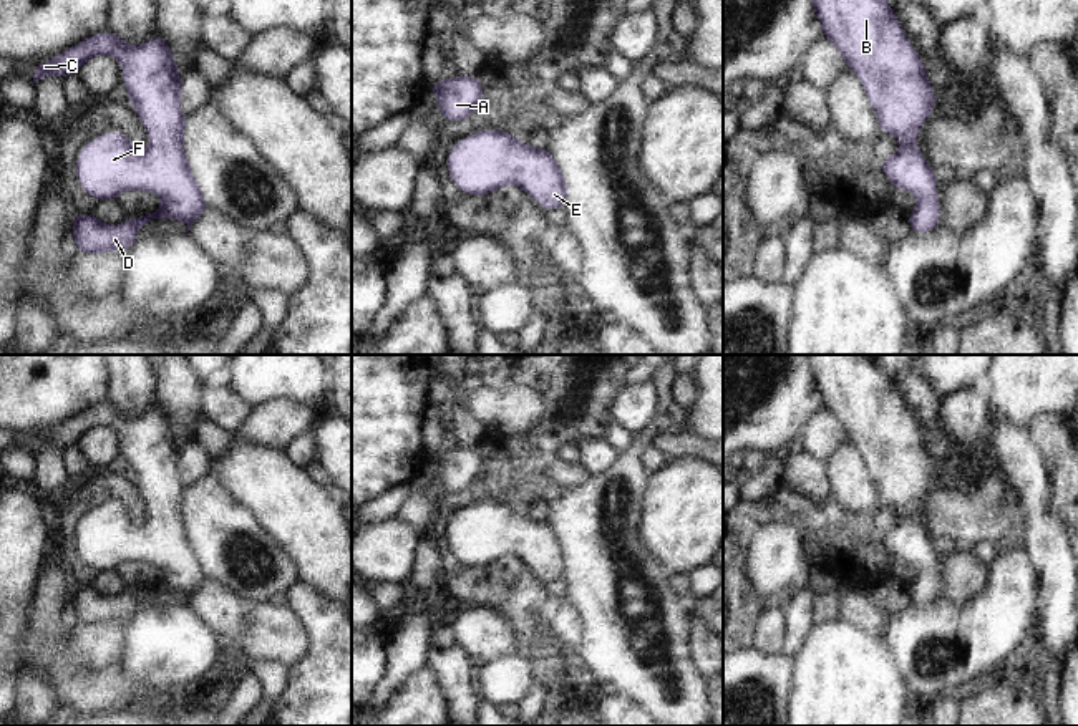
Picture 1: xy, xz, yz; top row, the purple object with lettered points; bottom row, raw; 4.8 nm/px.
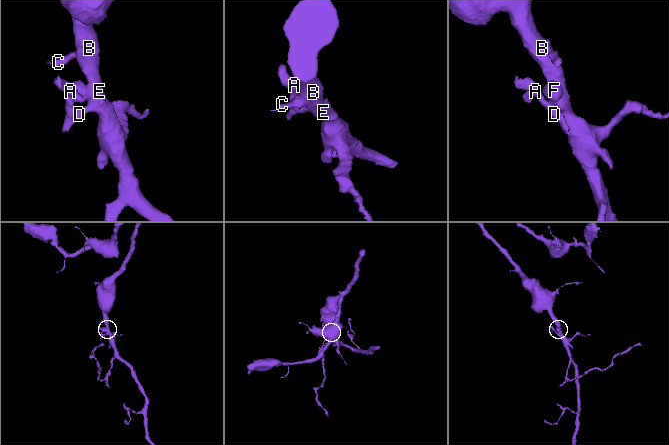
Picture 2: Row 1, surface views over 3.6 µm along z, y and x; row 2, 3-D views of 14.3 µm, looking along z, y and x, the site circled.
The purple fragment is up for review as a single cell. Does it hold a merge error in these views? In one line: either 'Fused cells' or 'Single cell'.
Single cell

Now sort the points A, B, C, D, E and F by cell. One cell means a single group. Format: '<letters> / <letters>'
A B C D E F

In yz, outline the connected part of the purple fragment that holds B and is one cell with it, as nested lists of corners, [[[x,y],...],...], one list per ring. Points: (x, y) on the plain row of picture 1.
[[[806,355],[806,358],[824,409],[838,419],[847,439],[864,457],[882,504],[892,506],[902,515],[897,524],[882,530],[879,540],[896,560],[909,562],[917,569],[917,578],[907,585],[912,605],[940,598],[939,554],[914,514],[935,477],[935,461],[929,454],[925,434],[915,424],[896,383],[881,363],[867,355]]]

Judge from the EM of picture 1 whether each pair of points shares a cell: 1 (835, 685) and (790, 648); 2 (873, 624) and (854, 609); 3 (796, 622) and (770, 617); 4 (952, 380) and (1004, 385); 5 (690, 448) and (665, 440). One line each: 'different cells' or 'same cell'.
1: different cells
2: same cell
3: different cells
4: different cells
5: same cell

